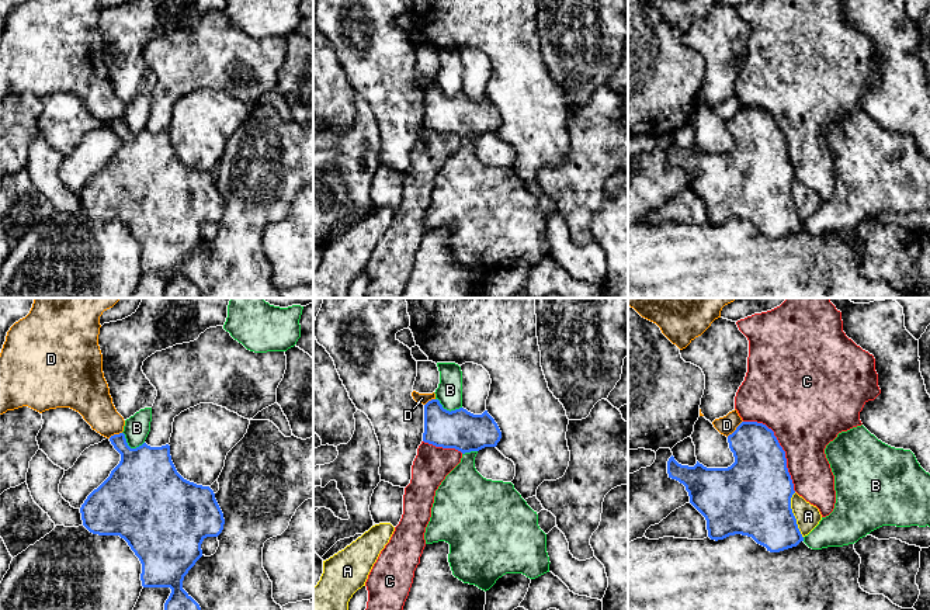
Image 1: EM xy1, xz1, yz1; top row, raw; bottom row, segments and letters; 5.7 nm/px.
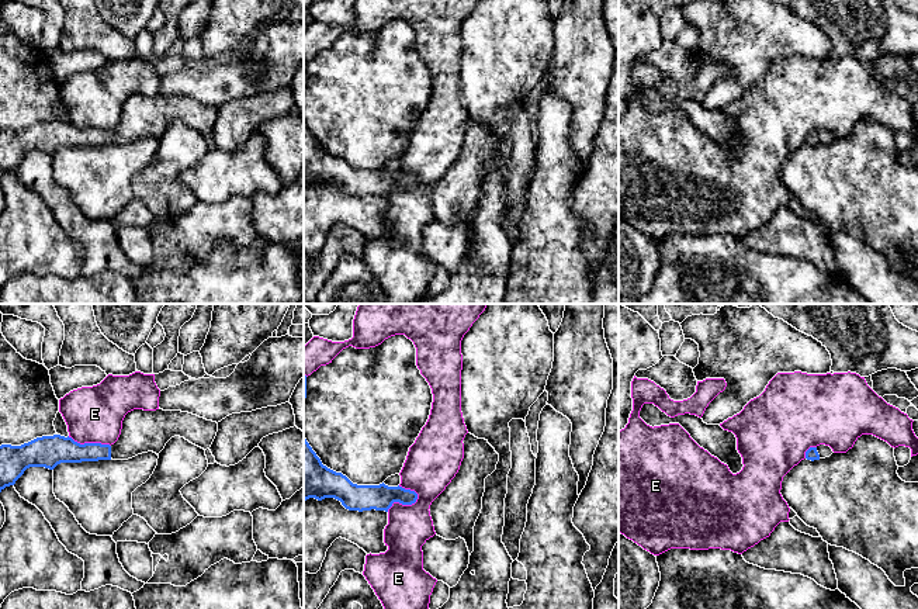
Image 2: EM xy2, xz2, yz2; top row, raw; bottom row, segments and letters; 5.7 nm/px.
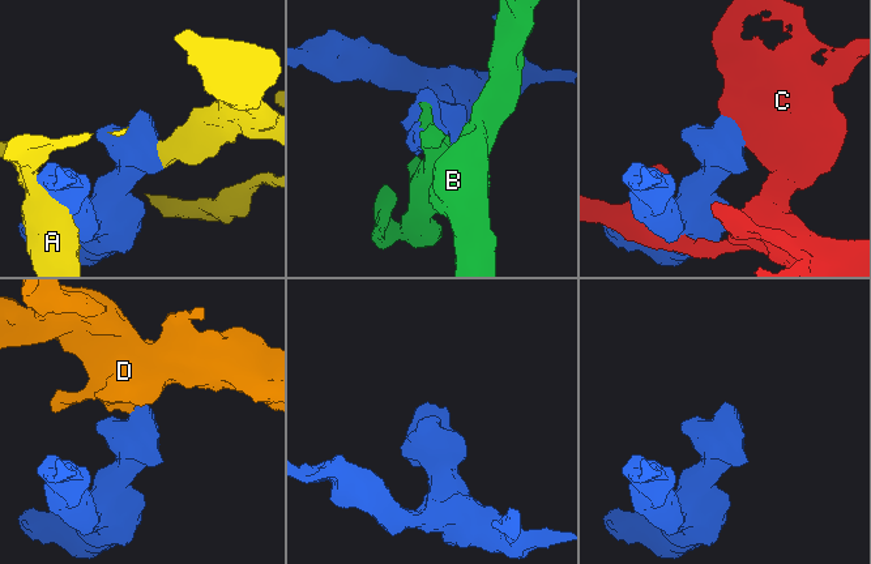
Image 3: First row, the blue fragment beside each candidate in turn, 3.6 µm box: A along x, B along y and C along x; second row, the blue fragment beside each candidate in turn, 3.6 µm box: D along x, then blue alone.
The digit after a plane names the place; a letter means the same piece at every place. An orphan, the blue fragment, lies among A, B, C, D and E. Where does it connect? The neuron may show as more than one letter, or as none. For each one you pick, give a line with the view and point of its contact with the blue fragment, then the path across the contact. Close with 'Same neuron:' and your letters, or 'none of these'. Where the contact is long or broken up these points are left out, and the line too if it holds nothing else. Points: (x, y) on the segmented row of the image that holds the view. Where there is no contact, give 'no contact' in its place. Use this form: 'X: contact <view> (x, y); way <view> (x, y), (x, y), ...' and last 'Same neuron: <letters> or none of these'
Same neuron: none of these

